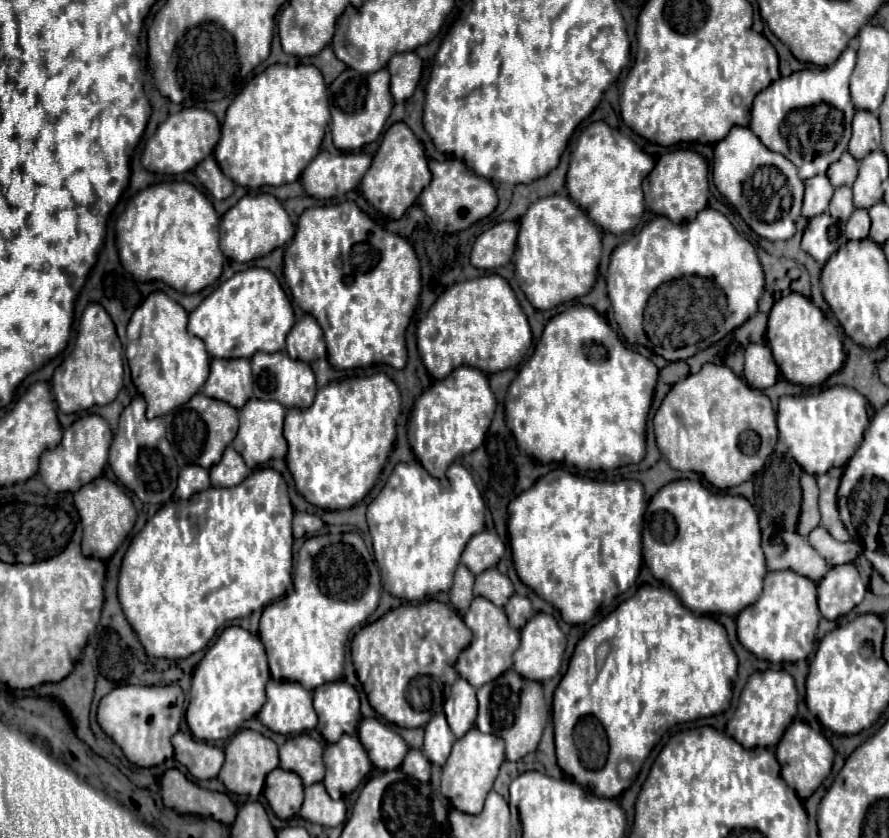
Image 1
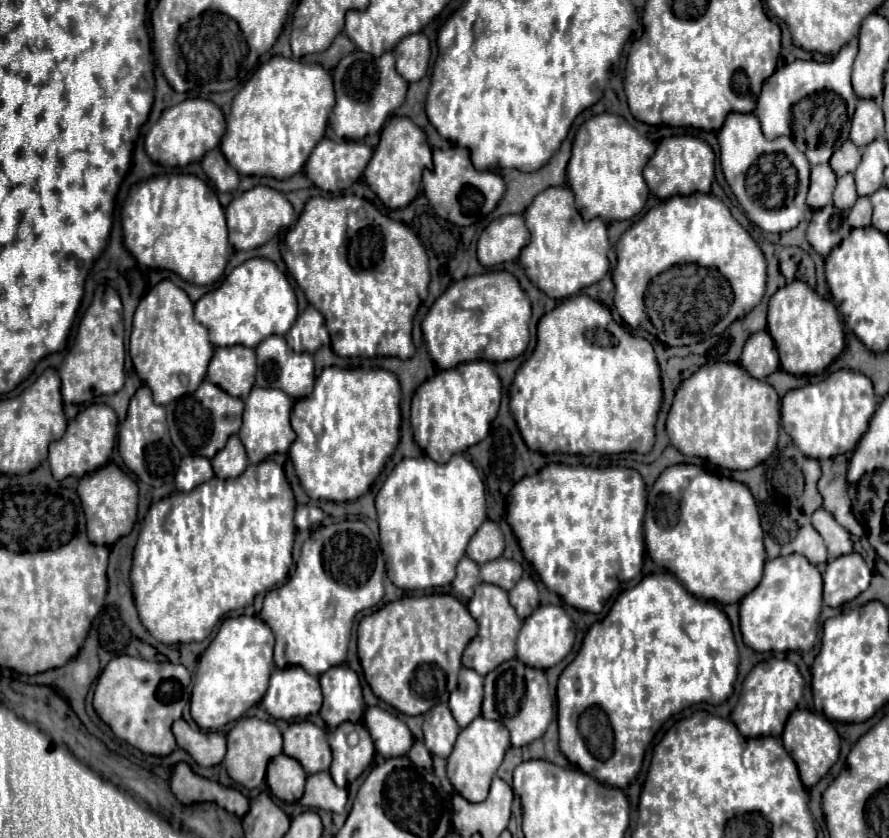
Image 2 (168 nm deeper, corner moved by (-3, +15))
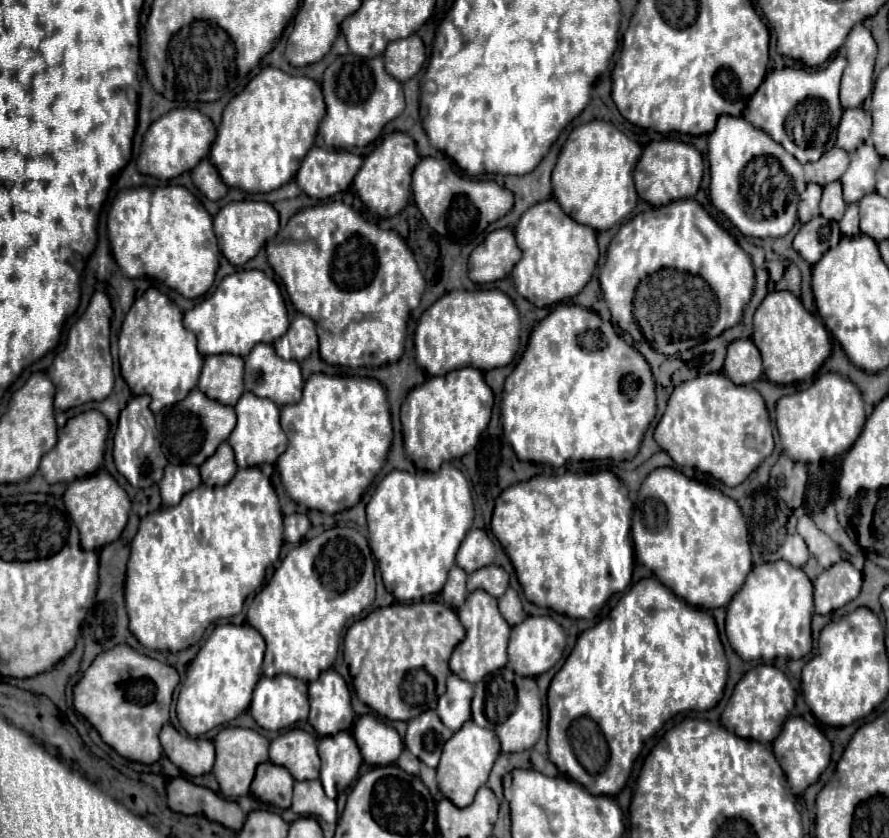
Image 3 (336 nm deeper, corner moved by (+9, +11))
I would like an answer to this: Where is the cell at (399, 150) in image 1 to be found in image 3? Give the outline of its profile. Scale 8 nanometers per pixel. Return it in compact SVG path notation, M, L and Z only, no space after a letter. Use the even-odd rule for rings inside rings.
M394 131L394 133L386 135L376 145L376 149L364 159L364 165L356 173L352 183L356 195L362 199L362 203L370 211L378 213L380 217L394 217L408 203L412 169L416 167L418 161L420 161L420 157L416 153L416 143L414 143L412 137L408 137L406 133L400 133L400 131Z

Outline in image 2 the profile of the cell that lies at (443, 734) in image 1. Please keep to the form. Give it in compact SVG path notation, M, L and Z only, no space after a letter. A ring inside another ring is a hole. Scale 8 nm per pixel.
M440 703L434 705L424 715L422 731L424 731L424 745L428 747L428 751L432 755L440 755L446 759L452 753L460 727L456 725L456 719L448 709L448 703Z

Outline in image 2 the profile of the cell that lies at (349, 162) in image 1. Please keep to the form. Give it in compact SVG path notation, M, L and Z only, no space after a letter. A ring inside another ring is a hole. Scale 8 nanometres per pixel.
M322 139L306 161L308 179L328 193L340 193L356 183L368 161L372 149L362 143L336 143L332 139Z

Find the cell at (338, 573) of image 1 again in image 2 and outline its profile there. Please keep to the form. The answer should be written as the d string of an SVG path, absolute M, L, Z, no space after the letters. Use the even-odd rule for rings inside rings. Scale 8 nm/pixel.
M342 521L316 529L310 539L304 541L296 573L278 589L272 589L264 597L260 619L272 629L275 637L273 658L275 669L302 667L312 675L322 675L330 667L344 663L348 653L348 641L352 623L358 611L374 607L384 597L384 559L376 535L364 521Z

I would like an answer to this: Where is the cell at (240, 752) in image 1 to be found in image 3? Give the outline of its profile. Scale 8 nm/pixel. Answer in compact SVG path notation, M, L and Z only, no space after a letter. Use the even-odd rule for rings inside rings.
M226 727L222 729L216 739L216 763L214 763L214 775L216 781L220 785L220 791L228 797L240 797L240 795L248 795L250 791L250 783L254 779L254 769L258 763L268 761L268 745L270 741L260 735L254 729L244 729L244 727Z

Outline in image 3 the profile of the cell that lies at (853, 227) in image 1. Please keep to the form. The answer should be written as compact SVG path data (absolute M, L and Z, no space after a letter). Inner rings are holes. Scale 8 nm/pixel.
M852 203L852 205L846 207L846 213L838 221L838 225L840 225L842 235L850 235L850 237L860 235L860 229L858 229L858 203Z

